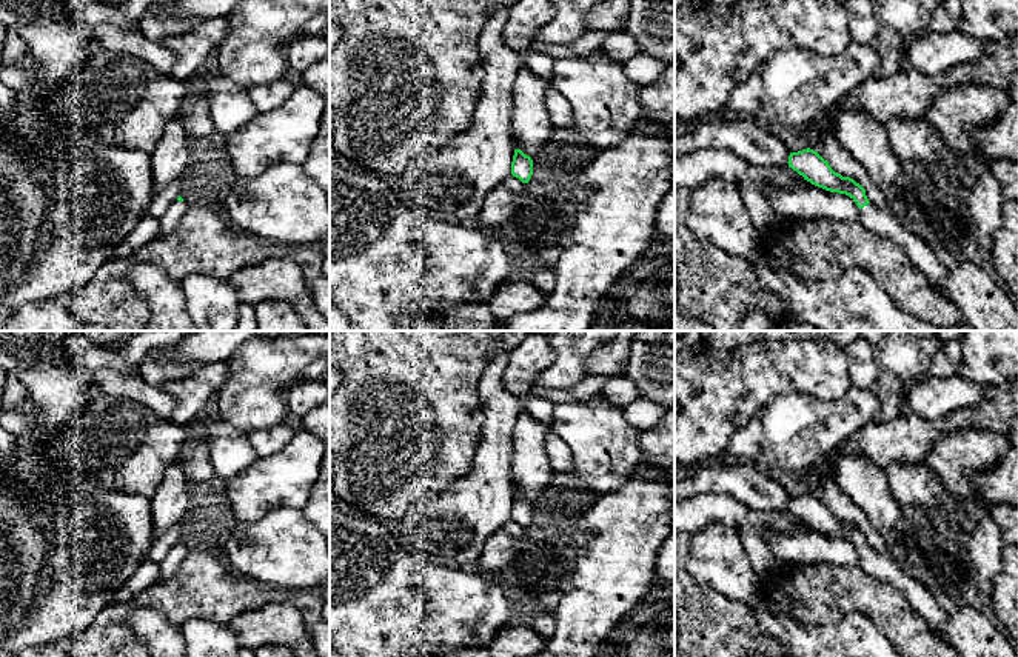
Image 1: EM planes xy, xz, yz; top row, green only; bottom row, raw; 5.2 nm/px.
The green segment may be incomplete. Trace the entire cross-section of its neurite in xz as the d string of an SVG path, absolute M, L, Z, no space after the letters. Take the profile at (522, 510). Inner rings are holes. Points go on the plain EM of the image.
M514 494L511 520L519 523L522 528L528 528L533 520L533 505L521 494Z

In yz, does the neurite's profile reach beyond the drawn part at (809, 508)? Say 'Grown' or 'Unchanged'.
Grown

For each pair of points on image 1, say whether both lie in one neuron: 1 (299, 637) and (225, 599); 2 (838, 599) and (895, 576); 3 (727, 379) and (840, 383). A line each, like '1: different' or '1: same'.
1: different
2: different
3: same

